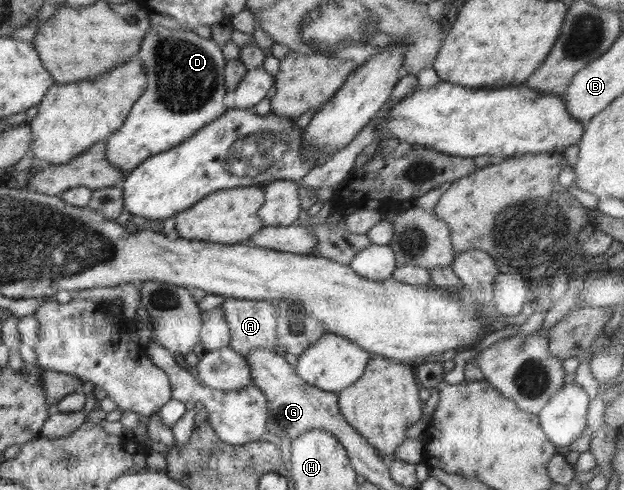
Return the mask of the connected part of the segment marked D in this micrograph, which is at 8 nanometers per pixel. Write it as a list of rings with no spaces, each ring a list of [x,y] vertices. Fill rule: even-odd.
[[[152,24],[145,32],[144,40],[136,55],[143,62],[146,71],[146,91],[136,100],[120,130],[116,130],[106,140],[108,163],[120,169],[125,177],[149,157],[171,150],[180,142],[188,140],[204,126],[218,120],[228,109],[224,105],[224,97],[228,93],[224,85],[227,60],[224,58],[222,47],[218,46],[214,39],[203,38],[192,29],[170,29]]]

